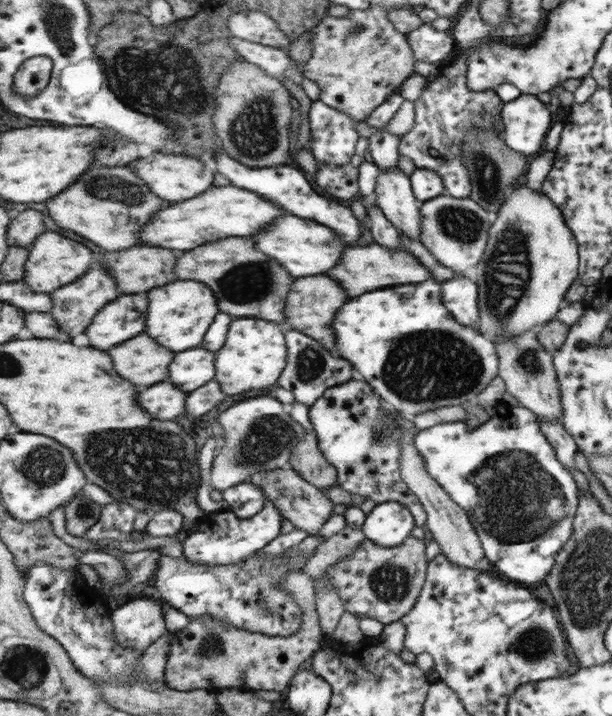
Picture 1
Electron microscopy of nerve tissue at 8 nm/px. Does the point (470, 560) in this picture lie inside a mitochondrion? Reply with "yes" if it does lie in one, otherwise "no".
no

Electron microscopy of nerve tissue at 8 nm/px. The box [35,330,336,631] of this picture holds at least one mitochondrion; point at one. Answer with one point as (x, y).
(161, 471)

